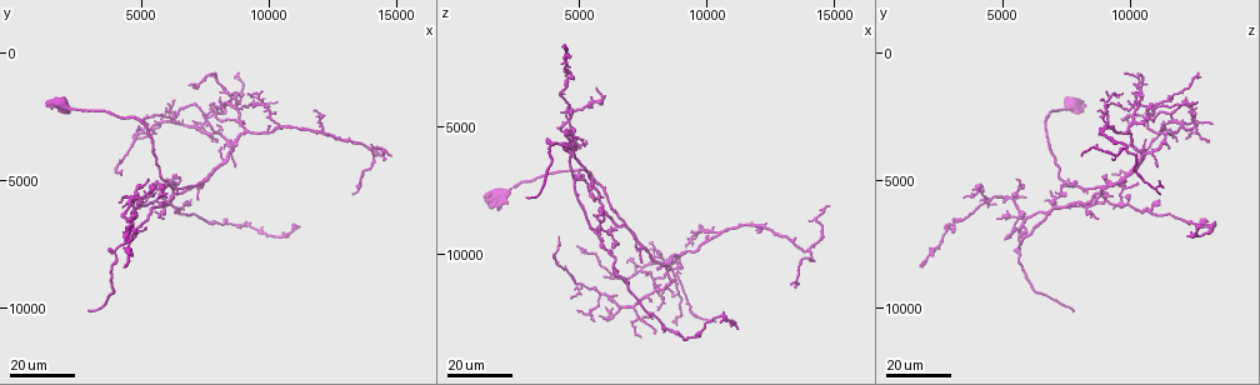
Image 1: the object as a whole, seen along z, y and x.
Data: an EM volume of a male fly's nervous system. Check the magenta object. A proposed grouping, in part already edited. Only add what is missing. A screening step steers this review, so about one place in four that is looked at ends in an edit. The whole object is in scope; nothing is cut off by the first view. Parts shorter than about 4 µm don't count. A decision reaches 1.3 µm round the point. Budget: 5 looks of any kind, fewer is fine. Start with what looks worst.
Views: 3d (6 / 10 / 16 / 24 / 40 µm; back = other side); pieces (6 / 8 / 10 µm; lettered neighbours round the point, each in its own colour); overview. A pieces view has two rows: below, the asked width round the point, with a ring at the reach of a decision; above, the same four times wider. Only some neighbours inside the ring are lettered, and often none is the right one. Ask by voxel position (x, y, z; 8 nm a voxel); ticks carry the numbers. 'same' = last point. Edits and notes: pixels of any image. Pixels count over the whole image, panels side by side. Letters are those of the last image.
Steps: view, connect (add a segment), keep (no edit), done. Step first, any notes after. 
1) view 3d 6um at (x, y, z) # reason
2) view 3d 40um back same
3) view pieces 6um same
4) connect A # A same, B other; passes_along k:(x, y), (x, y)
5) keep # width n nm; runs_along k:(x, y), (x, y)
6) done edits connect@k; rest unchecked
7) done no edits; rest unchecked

view 3d 24um at (7200, 5700, 9600) # an open end

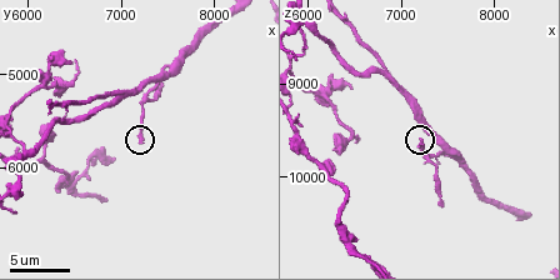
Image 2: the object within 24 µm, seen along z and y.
view pieces 10um at (7250, 5700, 9650) # what lies round it

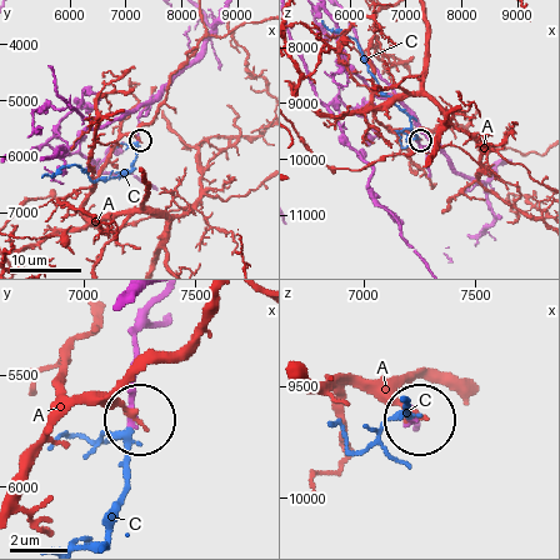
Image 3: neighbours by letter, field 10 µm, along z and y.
connect C # A other, C same; passes_along 3:(133, 349), (133, 440), (111, 533); the cell continues

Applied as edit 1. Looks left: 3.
view overview

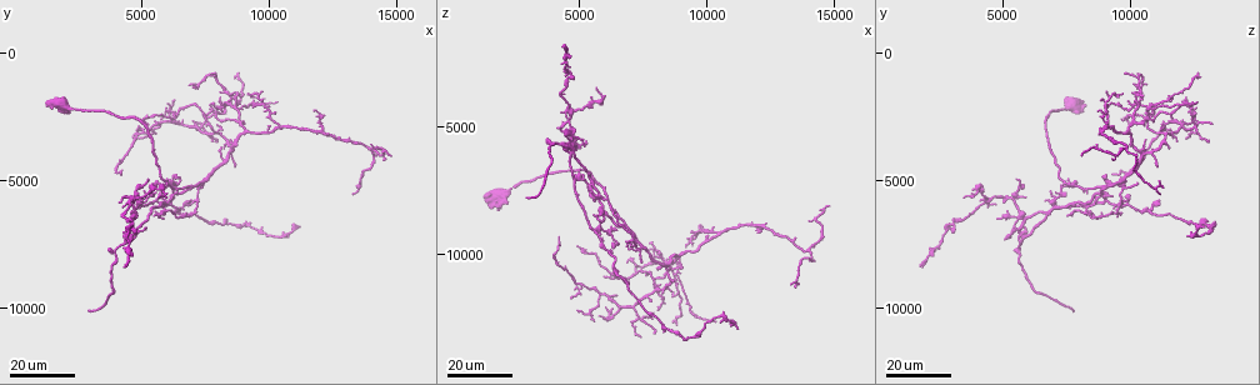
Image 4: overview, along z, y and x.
view 3d 16um at (2900, 10000, 7800) # end of a long branch

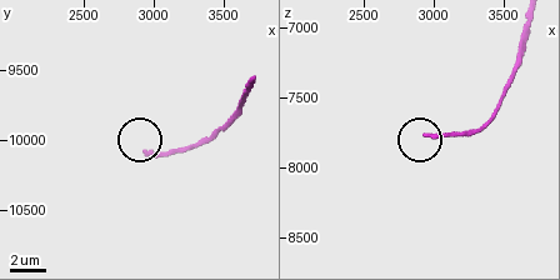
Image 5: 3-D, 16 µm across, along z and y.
view pieces 6um at (2940, 10100, 7760)

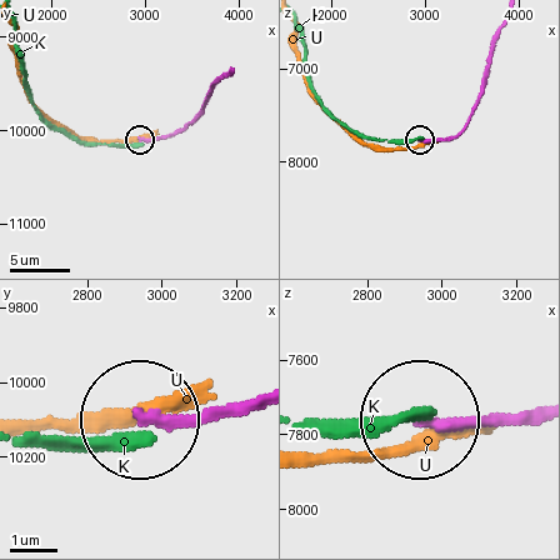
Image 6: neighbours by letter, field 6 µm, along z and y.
keep # K other, U other; none of them fits

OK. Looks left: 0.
done edits connect@3; rest unchecked

